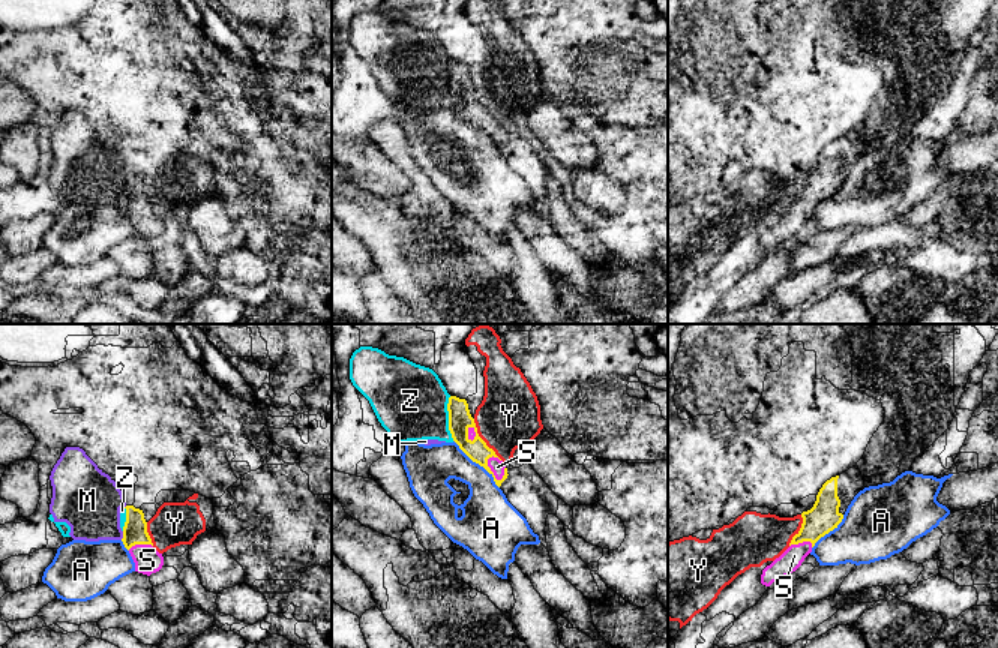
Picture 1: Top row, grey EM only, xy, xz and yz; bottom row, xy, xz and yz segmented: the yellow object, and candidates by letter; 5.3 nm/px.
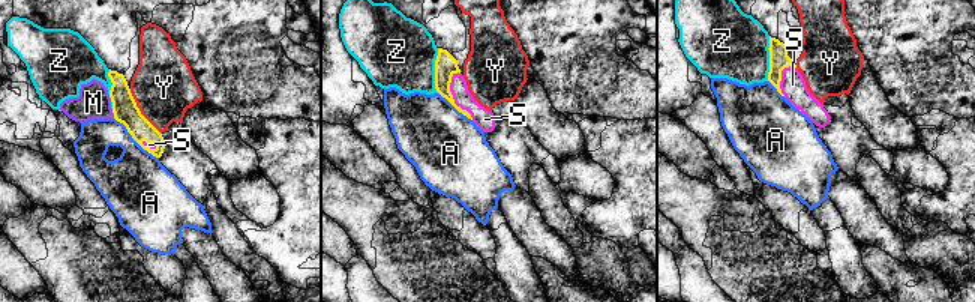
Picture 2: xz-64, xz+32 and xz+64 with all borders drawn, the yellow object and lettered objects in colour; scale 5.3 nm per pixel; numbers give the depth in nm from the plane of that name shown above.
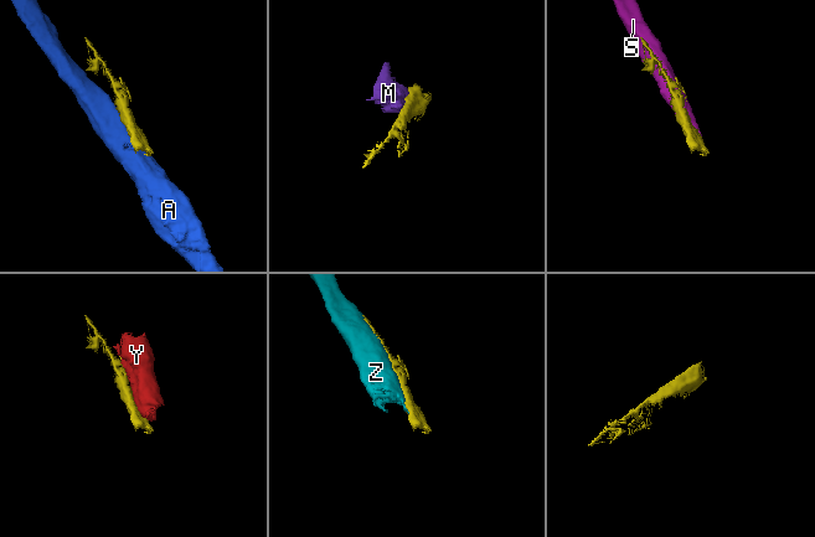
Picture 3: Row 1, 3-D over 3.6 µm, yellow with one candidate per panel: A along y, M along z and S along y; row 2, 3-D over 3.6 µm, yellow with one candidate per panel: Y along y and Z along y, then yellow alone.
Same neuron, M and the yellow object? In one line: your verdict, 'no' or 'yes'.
no

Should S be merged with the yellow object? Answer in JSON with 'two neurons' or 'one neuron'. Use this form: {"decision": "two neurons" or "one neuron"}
{"decision": "one neuron"}

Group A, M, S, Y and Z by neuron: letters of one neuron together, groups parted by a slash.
A / M Z / S / Y

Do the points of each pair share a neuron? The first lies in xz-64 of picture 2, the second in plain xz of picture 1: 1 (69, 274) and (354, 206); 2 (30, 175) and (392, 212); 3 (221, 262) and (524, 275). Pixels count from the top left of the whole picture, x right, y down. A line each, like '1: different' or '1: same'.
1: same
2: different
3: different

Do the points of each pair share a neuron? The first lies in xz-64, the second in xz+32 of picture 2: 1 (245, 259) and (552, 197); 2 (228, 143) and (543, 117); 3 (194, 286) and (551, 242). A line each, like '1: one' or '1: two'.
1: one
2: one
3: two

